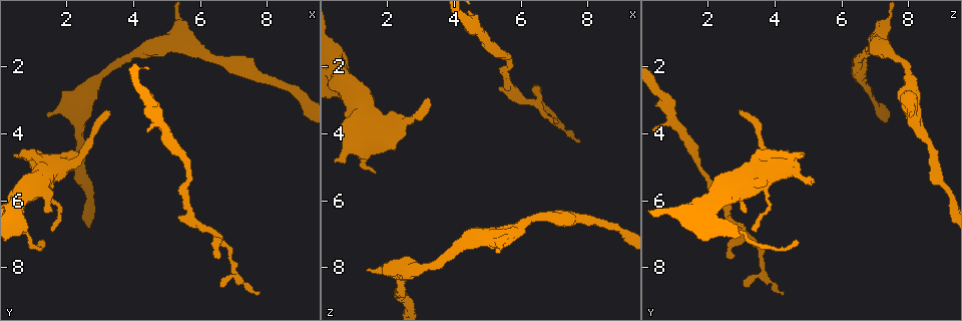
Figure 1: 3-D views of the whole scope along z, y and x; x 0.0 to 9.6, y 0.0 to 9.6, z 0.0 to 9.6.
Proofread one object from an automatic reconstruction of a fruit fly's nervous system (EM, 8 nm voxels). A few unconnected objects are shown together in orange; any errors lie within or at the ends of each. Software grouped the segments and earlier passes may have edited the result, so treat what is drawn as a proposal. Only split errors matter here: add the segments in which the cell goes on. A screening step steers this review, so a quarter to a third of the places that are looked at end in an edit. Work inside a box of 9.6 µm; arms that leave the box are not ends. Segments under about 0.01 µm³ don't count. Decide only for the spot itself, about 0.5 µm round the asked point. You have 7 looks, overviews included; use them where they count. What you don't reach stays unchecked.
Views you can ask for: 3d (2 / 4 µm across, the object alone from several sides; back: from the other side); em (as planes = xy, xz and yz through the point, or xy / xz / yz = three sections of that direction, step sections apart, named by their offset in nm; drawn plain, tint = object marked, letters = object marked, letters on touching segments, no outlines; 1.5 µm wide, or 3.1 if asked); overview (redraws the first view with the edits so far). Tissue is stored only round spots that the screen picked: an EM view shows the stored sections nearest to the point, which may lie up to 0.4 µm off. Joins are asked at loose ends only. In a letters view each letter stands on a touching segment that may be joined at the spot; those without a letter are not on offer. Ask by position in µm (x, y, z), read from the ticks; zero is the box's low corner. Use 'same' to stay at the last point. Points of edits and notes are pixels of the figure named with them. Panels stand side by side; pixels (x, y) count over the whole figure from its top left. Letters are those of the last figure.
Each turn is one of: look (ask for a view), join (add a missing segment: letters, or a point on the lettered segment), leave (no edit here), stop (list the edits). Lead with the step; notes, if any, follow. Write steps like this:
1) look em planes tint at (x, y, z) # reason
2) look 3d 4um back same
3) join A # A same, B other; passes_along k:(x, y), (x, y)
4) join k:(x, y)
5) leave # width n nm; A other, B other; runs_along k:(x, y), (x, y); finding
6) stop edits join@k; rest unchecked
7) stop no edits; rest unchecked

look em planes letters at (3.15, 3.35, 2.90)

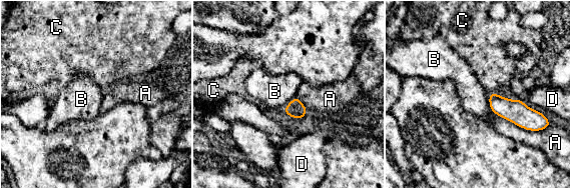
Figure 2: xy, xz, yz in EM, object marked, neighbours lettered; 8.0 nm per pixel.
leave # width 140 nm; A other, B other, C other, D other; border 2:(488, 93), (488, 104), (494, 113); none of them fits

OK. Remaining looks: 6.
look em planes letters at (6.65, 8.55, 3.20) # tapers out

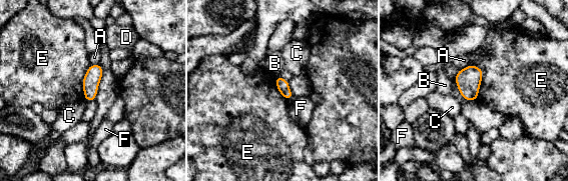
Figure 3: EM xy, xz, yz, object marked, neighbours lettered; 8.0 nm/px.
leave # A other, B other, C other, D other, E other, F other; border 3:(469, 64), (483, 71), (476, 99); none of them fits

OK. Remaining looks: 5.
look em planes letters at (1.45, 3.50, 8.10) # branch stops here

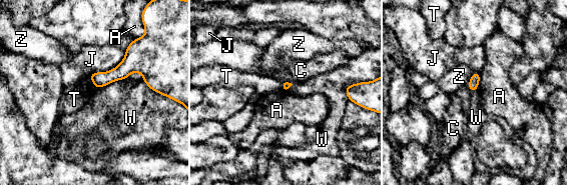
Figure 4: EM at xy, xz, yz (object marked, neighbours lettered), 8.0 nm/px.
leave # A other, C other, J other, T other, W other, Z other; border 4:(124, 79), (112, 81), (96, 89); none of them fits

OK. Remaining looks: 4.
stop no edits; rest unchecked

